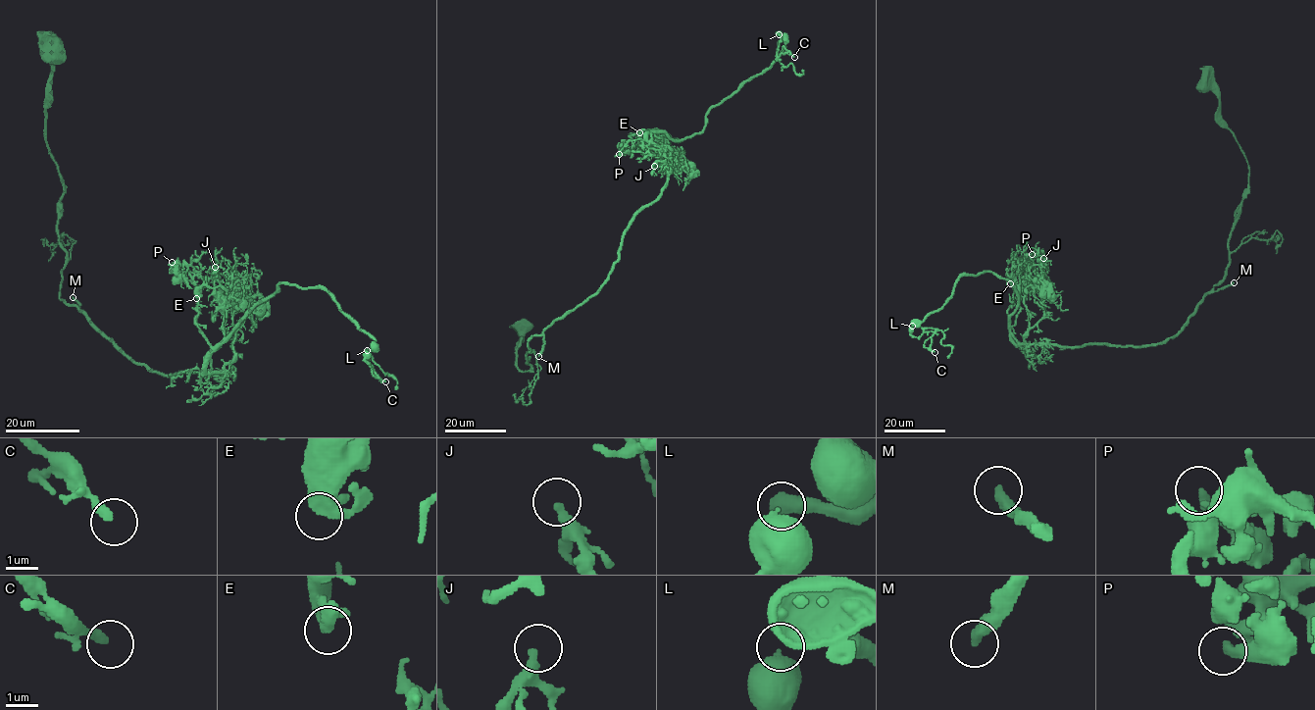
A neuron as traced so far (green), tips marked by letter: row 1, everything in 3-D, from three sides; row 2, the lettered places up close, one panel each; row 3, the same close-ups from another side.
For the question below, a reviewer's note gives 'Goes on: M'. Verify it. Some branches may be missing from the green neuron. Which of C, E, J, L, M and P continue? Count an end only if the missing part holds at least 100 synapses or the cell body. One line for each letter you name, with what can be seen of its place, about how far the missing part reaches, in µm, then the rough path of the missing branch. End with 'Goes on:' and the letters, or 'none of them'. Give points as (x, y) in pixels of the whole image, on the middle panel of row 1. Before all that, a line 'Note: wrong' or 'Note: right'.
Note: right
M: at (538, 356); about 40 µm are missing; missing branch runs (538, 356), (542, 394), (537, 408), (557, 408), (560, 403), (554, 397)
Goes on: M

